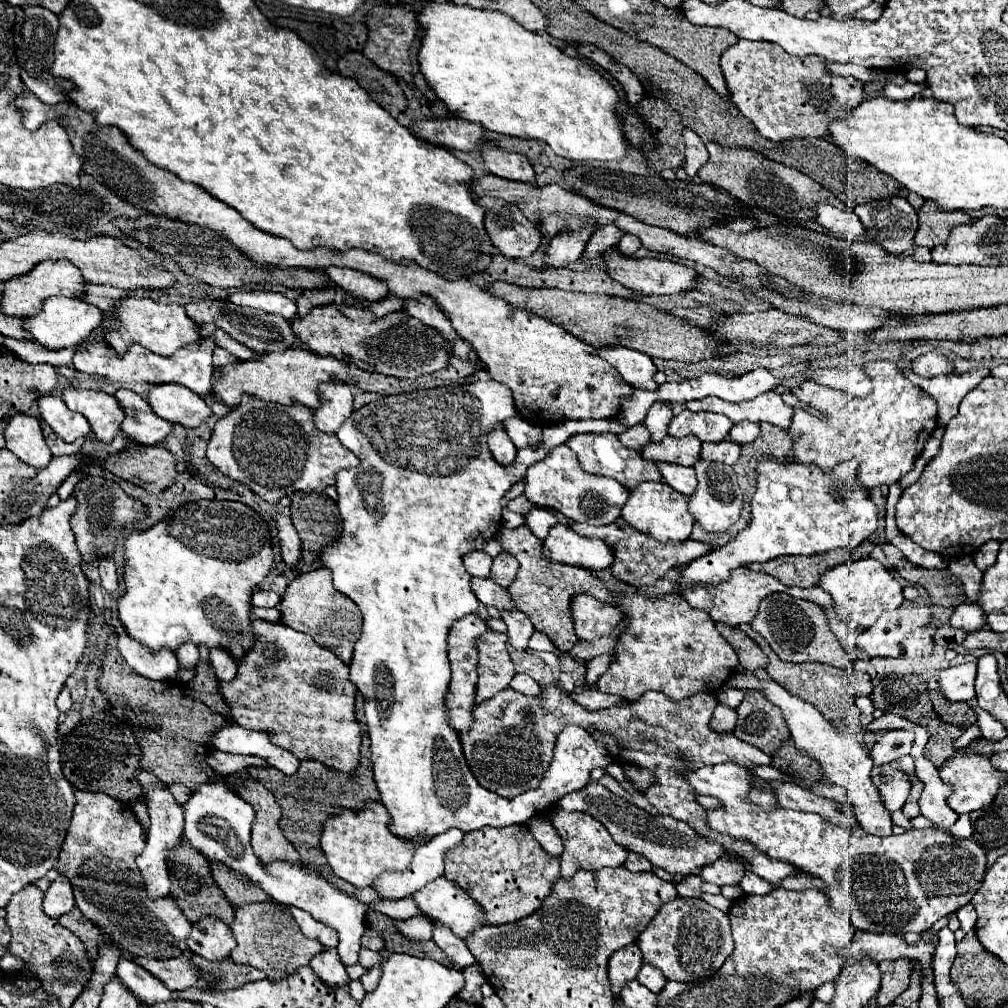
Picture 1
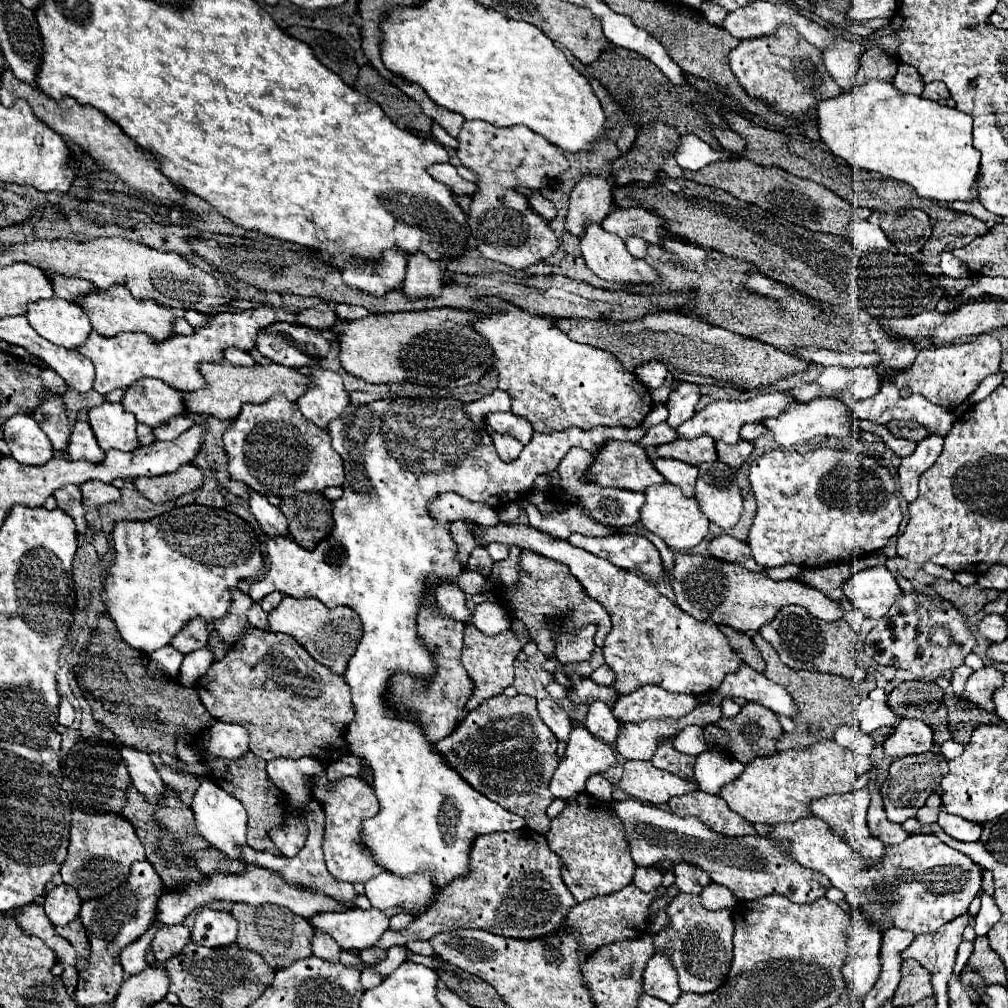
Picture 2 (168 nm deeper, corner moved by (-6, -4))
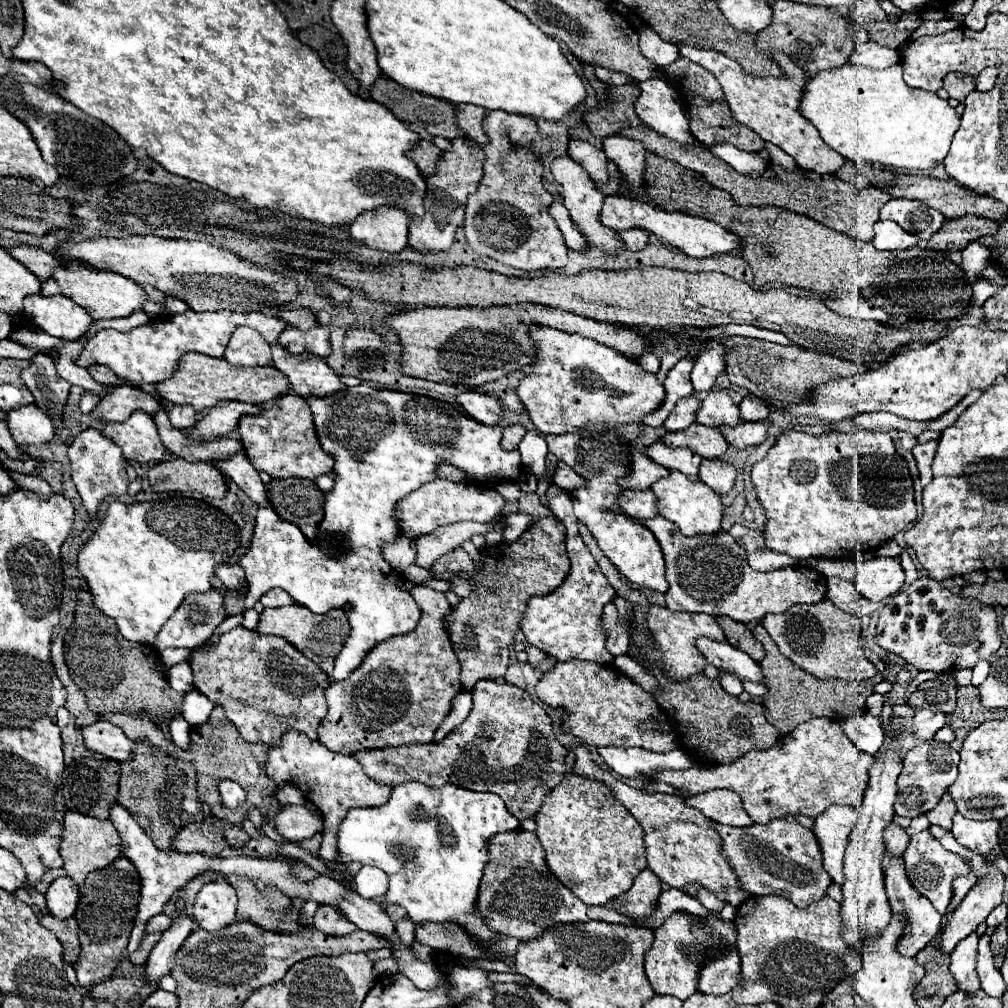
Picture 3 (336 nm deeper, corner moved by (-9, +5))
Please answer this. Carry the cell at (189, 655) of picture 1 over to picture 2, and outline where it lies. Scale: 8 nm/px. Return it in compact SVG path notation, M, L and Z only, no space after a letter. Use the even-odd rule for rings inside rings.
M193 619L189 621L171 641L171 647L175 647L181 653L193 653L197 649L203 649L207 645L207 627L203 619Z

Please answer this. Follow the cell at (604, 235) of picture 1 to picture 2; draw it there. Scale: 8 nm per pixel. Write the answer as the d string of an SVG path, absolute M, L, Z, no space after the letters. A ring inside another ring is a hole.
M633 207L633 209L615 209L607 215L607 219L601 223L601 227L609 233L619 235L623 241L627 237L641 237L647 243L659 245L659 239L665 235L671 235L665 229L665 221L657 215L649 213L647 209Z

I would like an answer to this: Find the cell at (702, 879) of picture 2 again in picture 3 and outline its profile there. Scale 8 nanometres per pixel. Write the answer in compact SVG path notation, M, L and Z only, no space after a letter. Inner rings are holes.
M578 746L574 748L576 764L574 772L580 776L588 776L592 780L602 780L612 788L616 798L630 810L630 814L642 824L646 836L646 854L648 854L648 868L668 886L672 888L684 888L686 884L700 884L706 890L714 892L718 898L722 898L726 904L732 904L738 908L748 898L748 892L742 890L738 876L734 874L732 866L728 864L728 858L722 852L722 840L720 834L714 830L714 820L706 818L700 810L694 810L686 806L684 798L678 794L644 794L640 790L630 788L610 772L604 772L600 766L594 764L592 754Z

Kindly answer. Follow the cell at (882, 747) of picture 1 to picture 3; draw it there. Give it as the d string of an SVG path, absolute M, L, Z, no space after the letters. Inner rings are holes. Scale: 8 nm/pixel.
M918 710L914 716L914 734L932 740L932 736L946 724L944 712L932 712L932 710Z

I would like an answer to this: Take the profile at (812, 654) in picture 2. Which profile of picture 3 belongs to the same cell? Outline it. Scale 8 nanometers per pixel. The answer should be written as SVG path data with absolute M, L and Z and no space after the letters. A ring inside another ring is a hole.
M828 598L808 606L796 604L782 614L768 614L762 620L762 626L778 644L780 652L790 658L796 666L804 672L828 680L828 678L842 678L842 680L870 680L878 670L876 666L864 656L860 646L862 624L860 618L842 612L836 608Z

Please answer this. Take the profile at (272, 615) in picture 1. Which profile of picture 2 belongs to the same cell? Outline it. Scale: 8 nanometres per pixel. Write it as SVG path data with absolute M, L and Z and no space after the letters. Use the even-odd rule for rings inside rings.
M253 603L253 607L251 607L249 613L247 613L247 619L249 619L249 623L251 623L253 627L257 627L257 629L267 629L267 627L269 627L267 613L261 609L259 603Z

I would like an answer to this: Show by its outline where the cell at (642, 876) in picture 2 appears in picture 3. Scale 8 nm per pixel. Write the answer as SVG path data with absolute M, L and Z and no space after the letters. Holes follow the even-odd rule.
M642 870L632 888L618 896L618 906L614 906L620 914L628 916L636 926L640 926L640 922L644 918L648 918L652 914L652 910L658 904L658 896L662 894L662 882L652 874L652 870Z

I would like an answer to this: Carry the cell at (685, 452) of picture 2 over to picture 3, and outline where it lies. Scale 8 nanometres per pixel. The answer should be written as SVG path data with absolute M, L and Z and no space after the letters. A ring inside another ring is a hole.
M698 422L690 424L686 430L680 432L668 432L664 438L664 444L668 446L686 446L694 452L698 452L702 458L720 458L728 450L728 442L720 434L718 428L700 426Z

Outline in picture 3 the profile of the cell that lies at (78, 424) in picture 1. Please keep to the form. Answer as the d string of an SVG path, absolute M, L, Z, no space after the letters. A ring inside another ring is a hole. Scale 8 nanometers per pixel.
M88 428L80 432L74 442L68 446L68 458L72 468L72 482L76 484L76 490L88 510L88 514L96 514L98 504L102 498L110 494L126 494L128 490L128 476L126 476L126 462L122 458L122 452L112 440L102 436L98 430Z

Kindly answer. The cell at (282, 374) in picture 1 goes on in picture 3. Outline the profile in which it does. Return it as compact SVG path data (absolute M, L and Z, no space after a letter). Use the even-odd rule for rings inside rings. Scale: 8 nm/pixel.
M186 352L172 378L158 382L154 386L156 394L164 398L170 404L190 404L196 412L202 412L206 408L216 406L220 400L240 400L240 402L252 402L252 404L264 404L274 400L280 394L288 392L288 380L280 370L266 366L266 368L238 368L230 366L224 358L210 358L206 354Z

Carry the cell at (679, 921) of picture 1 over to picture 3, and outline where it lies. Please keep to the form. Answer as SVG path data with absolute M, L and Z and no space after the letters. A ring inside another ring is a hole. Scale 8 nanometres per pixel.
M730 948L730 952L720 952L718 960L712 960L706 964L700 972L700 982L698 988L700 992L706 994L724 994L730 992L738 982L740 982L740 958L738 950Z

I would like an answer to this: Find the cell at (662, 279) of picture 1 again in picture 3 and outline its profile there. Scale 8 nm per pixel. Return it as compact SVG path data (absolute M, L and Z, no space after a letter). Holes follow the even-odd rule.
M562 154L558 156L554 162L552 162L552 174L556 178L556 182L562 186L562 204L568 208L572 220L578 224L578 228L584 232L584 236L588 238L588 242L592 246L598 246L598 248L606 248L608 252L616 254L618 250L624 248L624 244L620 242L618 234L610 228L604 228L598 220L598 214L600 214L600 208L602 208L602 200L604 200L604 194L596 190L594 182L590 180L590 176L584 172L584 168L580 168L580 164L576 164L568 154Z

